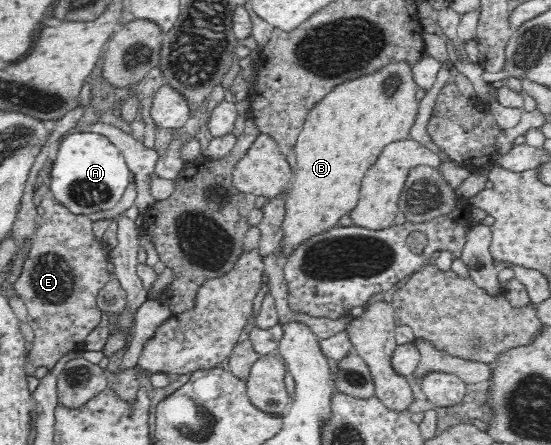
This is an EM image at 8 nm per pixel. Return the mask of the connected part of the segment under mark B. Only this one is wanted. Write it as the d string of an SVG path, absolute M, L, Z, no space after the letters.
M406 62L392 63L387 67L384 67L380 72L374 75L364 75L361 79L356 81L350 81L350 83L344 83L344 85L338 85L338 89L334 89L331 93L328 93L322 101L312 108L312 111L308 113L306 122L304 123L302 132L298 135L295 149L295 156L297 159L296 173L292 175L290 186L285 195L285 216L283 217L281 228L283 231L282 238L282 259L288 260L293 255L296 249L300 248L302 244L310 240L310 237L320 235L320 233L326 233L331 229L337 228L340 223L340 217L342 215L348 215L352 212L359 203L360 189L362 187L362 181L366 175L366 172L376 163L382 148L388 145L390 142L404 140L409 138L409 134L413 124L417 121L419 103L417 102L418 86L414 80L412 80L412 68L406 65Z

